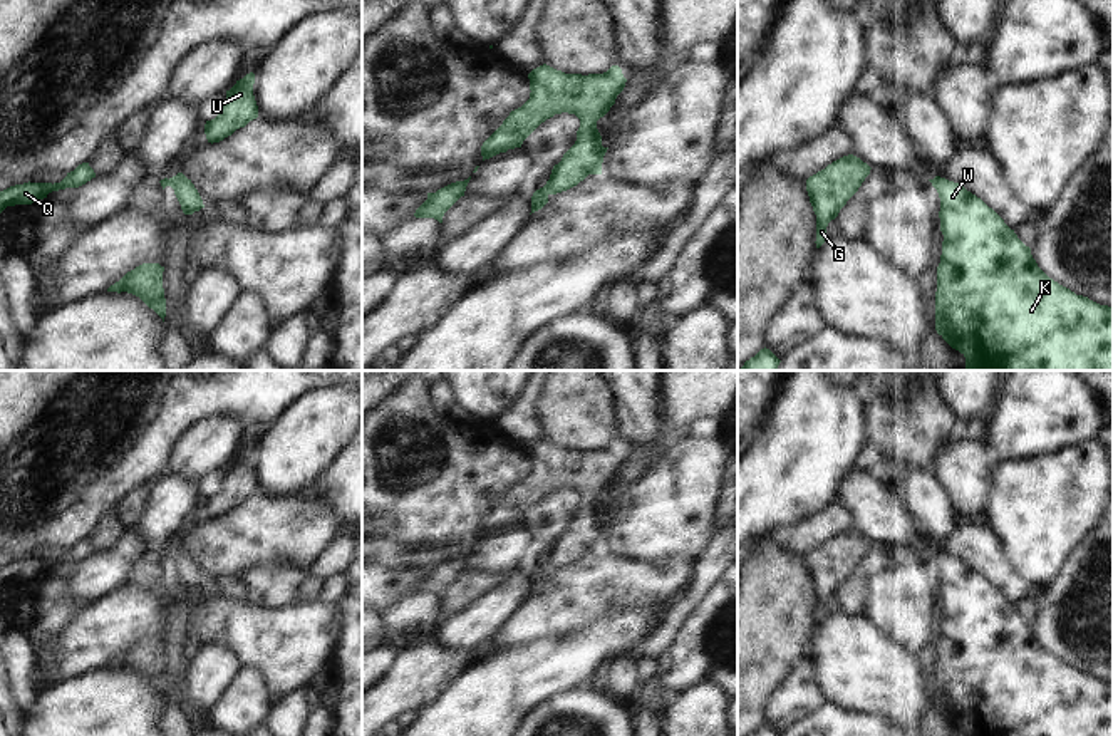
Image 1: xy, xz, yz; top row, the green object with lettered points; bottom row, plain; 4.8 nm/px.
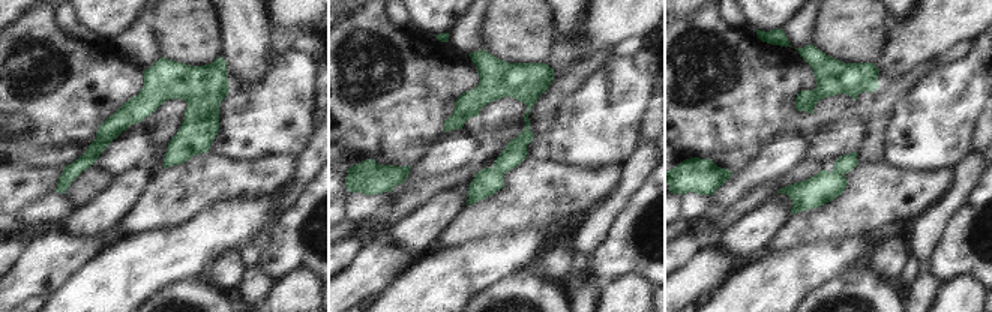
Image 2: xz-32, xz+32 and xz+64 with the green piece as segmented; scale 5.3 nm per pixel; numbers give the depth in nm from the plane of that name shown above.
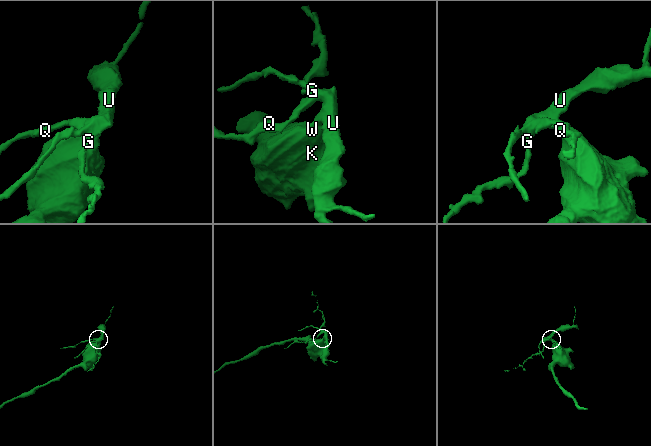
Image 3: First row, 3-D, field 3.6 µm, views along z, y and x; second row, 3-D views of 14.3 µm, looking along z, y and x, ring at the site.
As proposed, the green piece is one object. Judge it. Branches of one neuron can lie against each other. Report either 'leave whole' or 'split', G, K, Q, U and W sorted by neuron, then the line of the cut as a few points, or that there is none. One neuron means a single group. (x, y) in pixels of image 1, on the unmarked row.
split; groups G Q U / K W; cut xz (542, 564), (548, 569)

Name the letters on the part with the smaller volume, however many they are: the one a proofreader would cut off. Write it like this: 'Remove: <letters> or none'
Remove: G, Q, U

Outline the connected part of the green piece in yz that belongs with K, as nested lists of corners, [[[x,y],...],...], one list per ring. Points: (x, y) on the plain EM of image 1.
[[[935,552],[932,562],[940,573],[944,610],[937,642],[935,706],[952,724],[965,736],[1113,736],[1113,682],[1076,671],[1049,654],[1014,605],[962,560]]]

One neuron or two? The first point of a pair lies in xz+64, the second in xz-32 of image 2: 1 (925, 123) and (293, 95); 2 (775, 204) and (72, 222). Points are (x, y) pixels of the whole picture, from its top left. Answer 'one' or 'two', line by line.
1: one
2: one

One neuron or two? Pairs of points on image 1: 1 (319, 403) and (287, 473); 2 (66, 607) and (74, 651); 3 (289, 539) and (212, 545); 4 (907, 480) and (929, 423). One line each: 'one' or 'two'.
1: one
2: two
3: one
4: two

